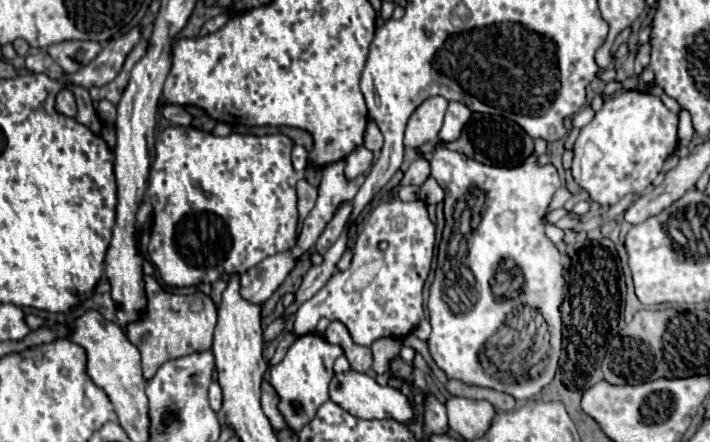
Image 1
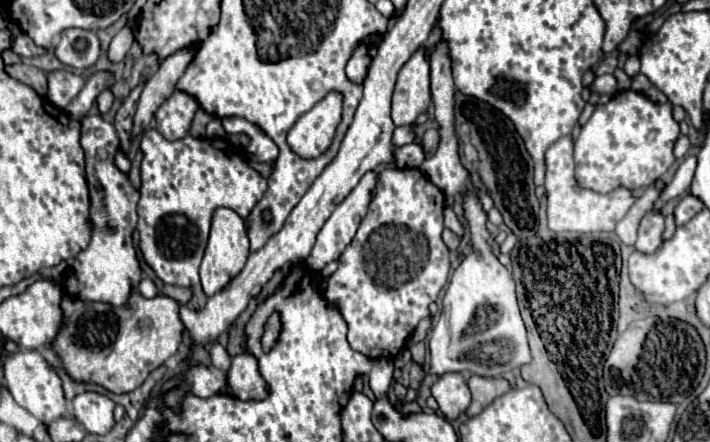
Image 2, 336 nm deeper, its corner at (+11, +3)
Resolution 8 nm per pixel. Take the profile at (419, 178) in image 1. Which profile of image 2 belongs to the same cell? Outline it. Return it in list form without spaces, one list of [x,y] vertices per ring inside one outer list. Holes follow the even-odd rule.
[[[428,129],[428,131],[424,133],[422,143],[424,143],[426,155],[434,155],[434,153],[436,153],[436,147],[438,147],[438,143],[440,143],[440,133],[438,133],[438,129]]]

